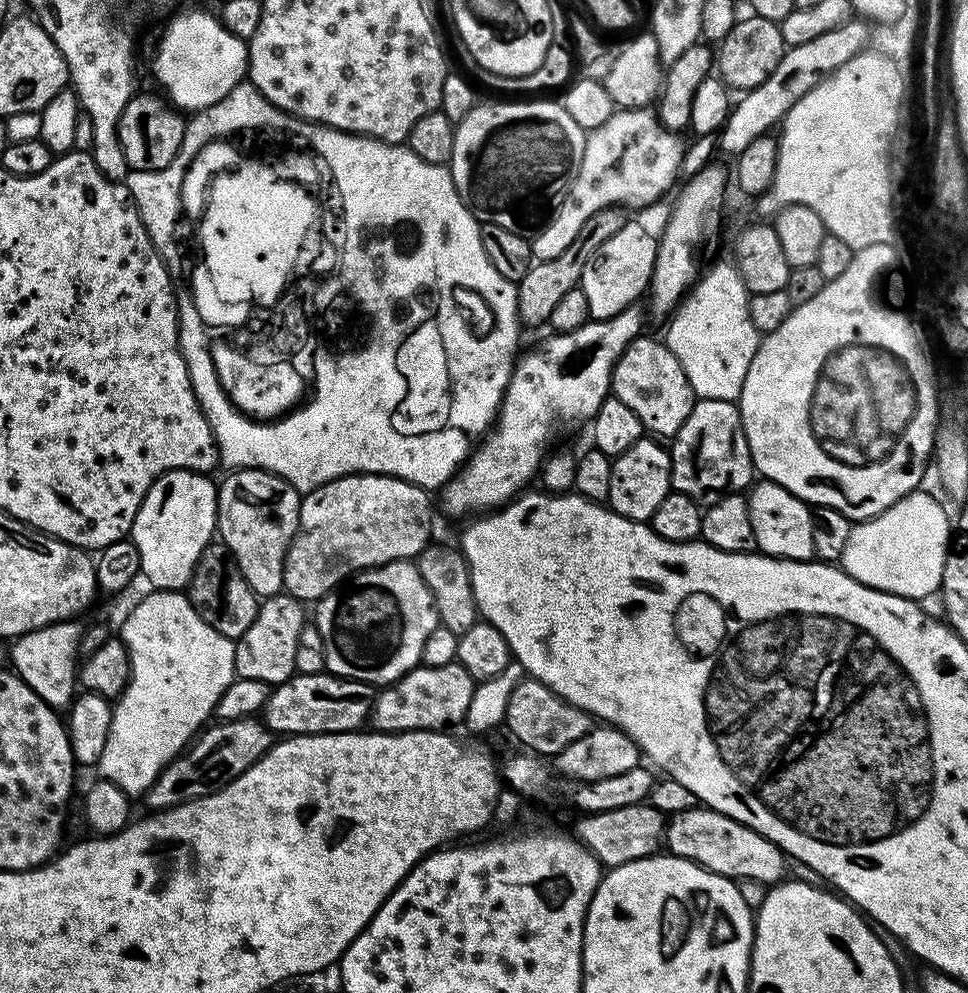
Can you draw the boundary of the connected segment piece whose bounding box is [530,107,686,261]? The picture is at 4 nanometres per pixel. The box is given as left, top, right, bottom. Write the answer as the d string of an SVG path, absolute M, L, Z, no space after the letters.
M651 107L613 111L602 126L591 129L585 135L582 162L564 201L556 208L552 221L531 237L533 261L558 258L574 242L574 234L582 230L582 222L590 214L598 214L598 210L617 206L628 210L648 208L668 191L671 193L672 183L681 175L680 164L686 149L685 141L680 139L660 123L659 115Z

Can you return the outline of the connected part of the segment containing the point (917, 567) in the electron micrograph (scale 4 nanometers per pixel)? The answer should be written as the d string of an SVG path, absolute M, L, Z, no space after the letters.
M924 491L911 492L891 504L885 512L879 512L870 520L861 520L851 529L842 557L842 567L849 576L865 584L867 588L876 588L880 592L904 596L907 600L917 602L923 601L923 596L928 596L931 592L939 593L944 561L950 555L948 513L944 504L940 505L930 493Z

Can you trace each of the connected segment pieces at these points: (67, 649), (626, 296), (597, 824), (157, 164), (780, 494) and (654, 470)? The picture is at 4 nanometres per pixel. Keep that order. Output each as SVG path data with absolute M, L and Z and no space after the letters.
M73 618L63 620L36 631L27 632L24 636L17 637L11 644L11 667L17 676L43 701L57 710L67 709L76 696L76 673L78 670L78 650L85 625L80 620Z
M626 222L618 234L606 238L606 242L590 254L582 270L579 288L586 294L593 321L609 320L614 314L622 314L622 310L637 303L647 293L656 261L656 241L657 237L651 236L642 225Z
M651 803L622 806L618 810L590 812L579 817L574 835L596 856L605 869L611 870L635 860L657 855L664 844L665 813L653 808Z
M163 95L133 96L130 102L126 102L126 110L122 110L122 118L116 127L116 133L122 142L122 154L126 154L129 169L137 172L162 170L162 166L167 166L174 154L178 154L178 146L182 146L185 123L185 117Z
M761 479L753 483L747 497L754 542L763 555L772 556L775 560L812 560L816 556L814 512L809 505L773 480Z
M652 438L634 442L630 450L612 460L610 470L610 494L607 507L622 518L637 522L651 521L654 510L662 503L662 498L672 491L672 458L667 447Z

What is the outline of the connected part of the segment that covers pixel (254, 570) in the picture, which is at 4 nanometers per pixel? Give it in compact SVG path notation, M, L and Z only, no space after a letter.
M241 468L219 481L216 494L216 526L219 539L234 554L246 582L257 597L281 595L284 559L296 537L300 521L301 493L290 482L261 468Z

